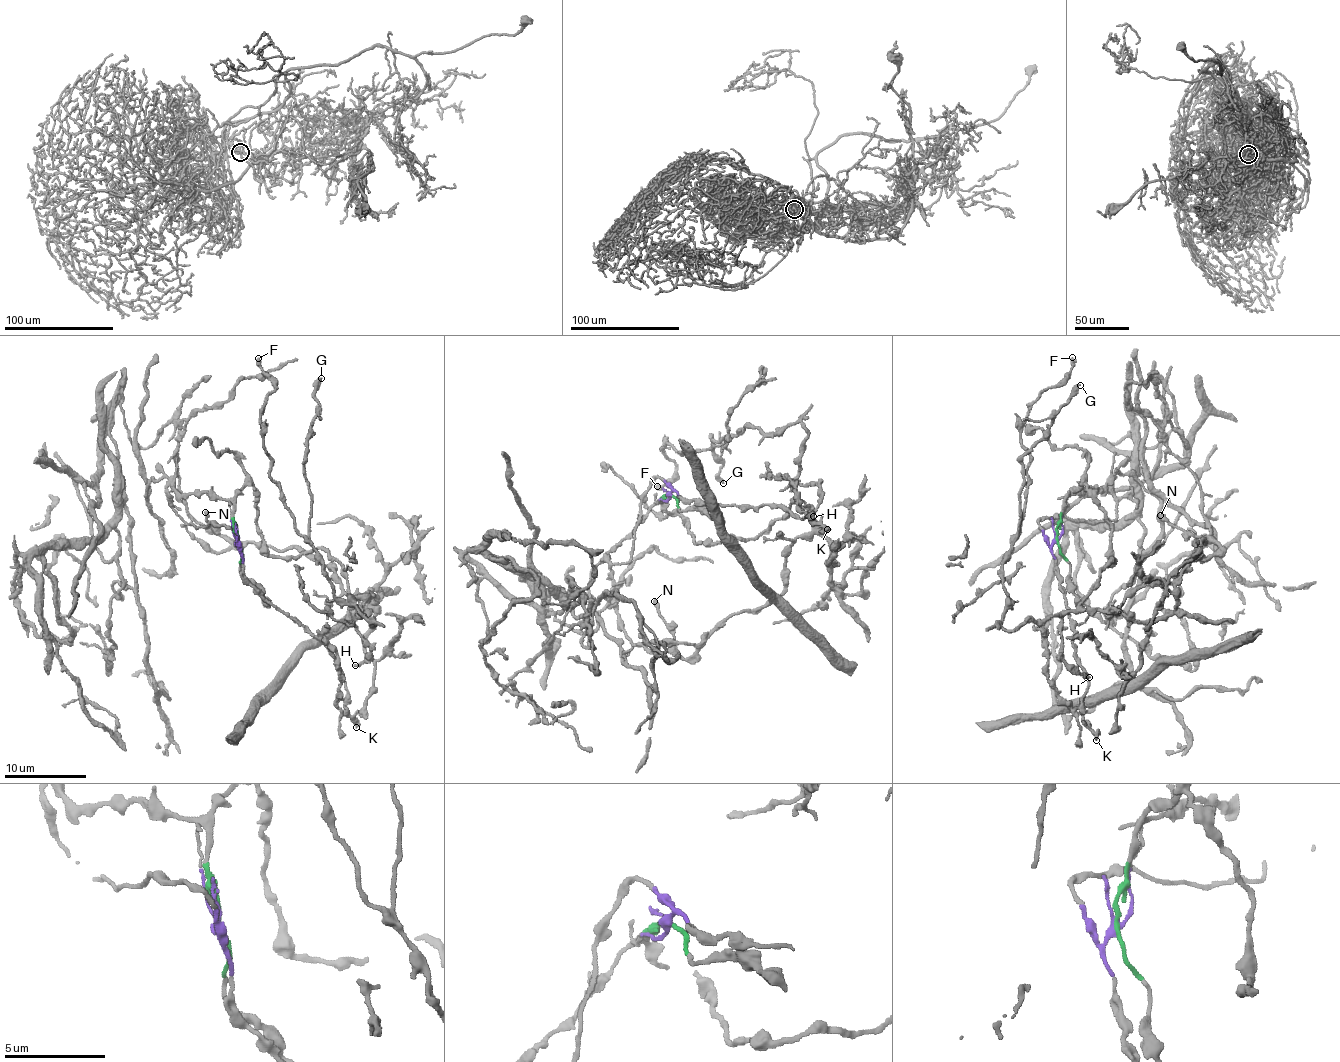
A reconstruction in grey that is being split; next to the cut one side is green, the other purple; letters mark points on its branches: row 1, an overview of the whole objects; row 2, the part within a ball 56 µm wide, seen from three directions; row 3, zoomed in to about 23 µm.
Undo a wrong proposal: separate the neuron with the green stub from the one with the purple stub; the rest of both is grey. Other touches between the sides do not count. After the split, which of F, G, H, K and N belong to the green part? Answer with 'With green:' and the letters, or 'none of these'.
With green: F, G, H, N

